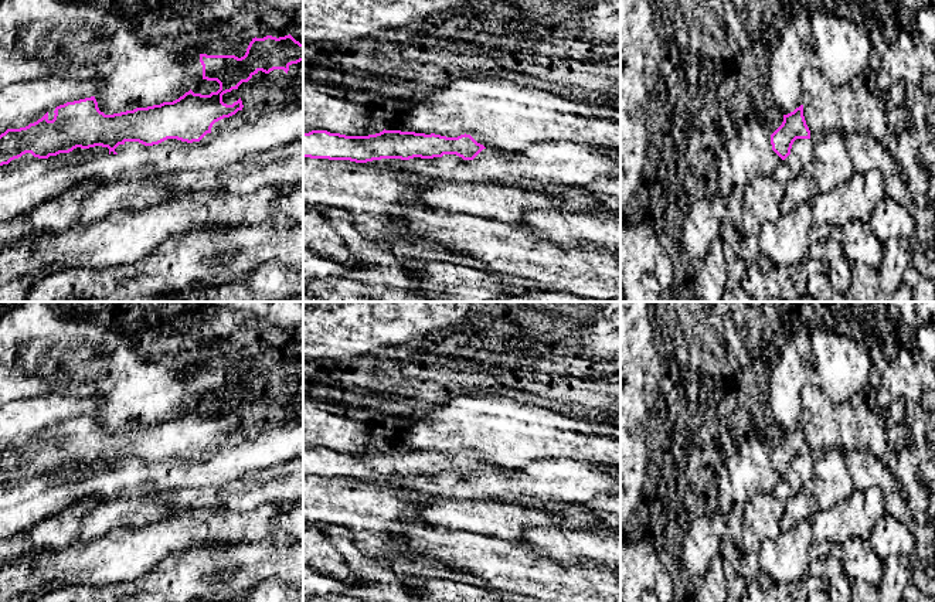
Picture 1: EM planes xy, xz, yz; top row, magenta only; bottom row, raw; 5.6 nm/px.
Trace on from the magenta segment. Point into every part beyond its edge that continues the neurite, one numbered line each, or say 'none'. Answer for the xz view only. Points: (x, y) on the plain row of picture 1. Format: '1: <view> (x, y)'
none

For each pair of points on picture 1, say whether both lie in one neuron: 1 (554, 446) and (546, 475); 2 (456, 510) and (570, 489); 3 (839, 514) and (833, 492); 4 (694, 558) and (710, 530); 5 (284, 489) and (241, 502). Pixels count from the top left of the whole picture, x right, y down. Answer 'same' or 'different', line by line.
1: different
2: different
3: different
4: same
5: same

